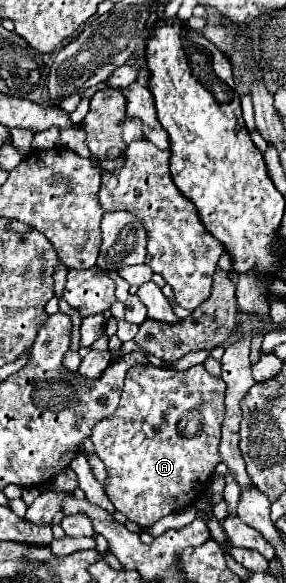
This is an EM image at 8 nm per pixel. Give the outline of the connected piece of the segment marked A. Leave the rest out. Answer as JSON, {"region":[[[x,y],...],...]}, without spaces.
{"region":[[[139,364],[127,372],[119,408],[101,420],[93,428],[91,436],[97,456],[107,466],[109,478],[105,492],[117,512],[121,512],[129,522],[147,528],[175,510],[193,506],[199,496],[205,494],[209,478],[213,476],[215,466],[221,462],[217,446],[221,440],[221,422],[225,418],[223,400],[225,382],[219,376],[211,376],[203,364],[183,372]]]}

